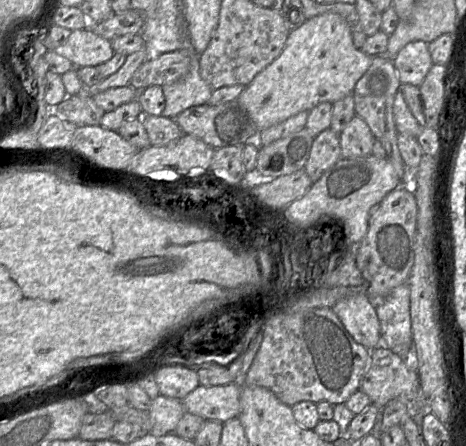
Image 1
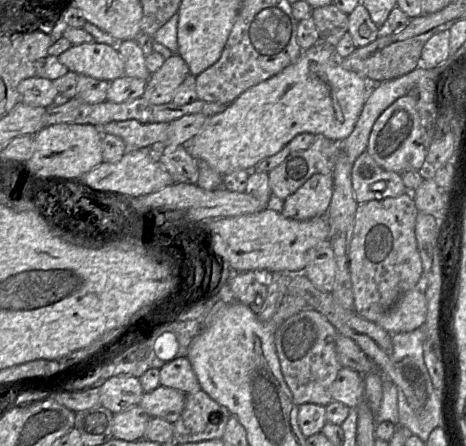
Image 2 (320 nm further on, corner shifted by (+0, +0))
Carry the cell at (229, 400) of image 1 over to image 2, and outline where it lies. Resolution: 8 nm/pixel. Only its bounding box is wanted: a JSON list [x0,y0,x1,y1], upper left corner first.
[139,385,185,424]

